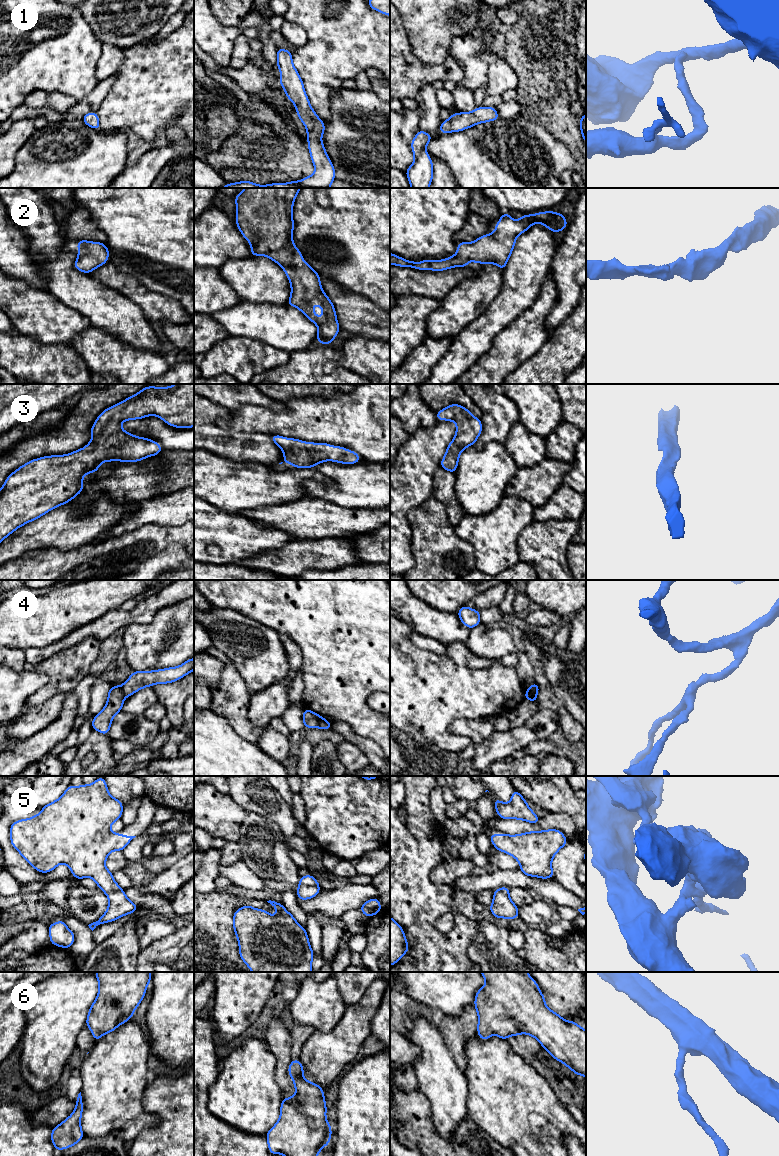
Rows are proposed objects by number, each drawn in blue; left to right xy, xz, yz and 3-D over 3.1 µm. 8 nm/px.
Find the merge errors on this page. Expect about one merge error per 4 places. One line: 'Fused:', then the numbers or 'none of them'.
Fused: 4

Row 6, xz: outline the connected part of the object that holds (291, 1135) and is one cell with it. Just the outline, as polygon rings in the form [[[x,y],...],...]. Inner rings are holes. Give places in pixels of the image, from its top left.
[[[293,1059],[288,1067],[288,1074],[293,1080],[296,1094],[290,1098],[282,1098],[280,1118],[266,1134],[268,1150],[271,1154],[318,1156],[320,1150],[329,1145],[332,1130],[326,1119],[324,1090],[318,1084],[306,1080],[303,1072],[301,1062]]]

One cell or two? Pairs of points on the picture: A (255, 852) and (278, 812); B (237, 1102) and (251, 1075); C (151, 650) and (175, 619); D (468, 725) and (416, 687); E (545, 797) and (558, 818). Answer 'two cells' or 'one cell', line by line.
A: two cells
B: one cell
C: one cell
D: two cells
E: two cells

